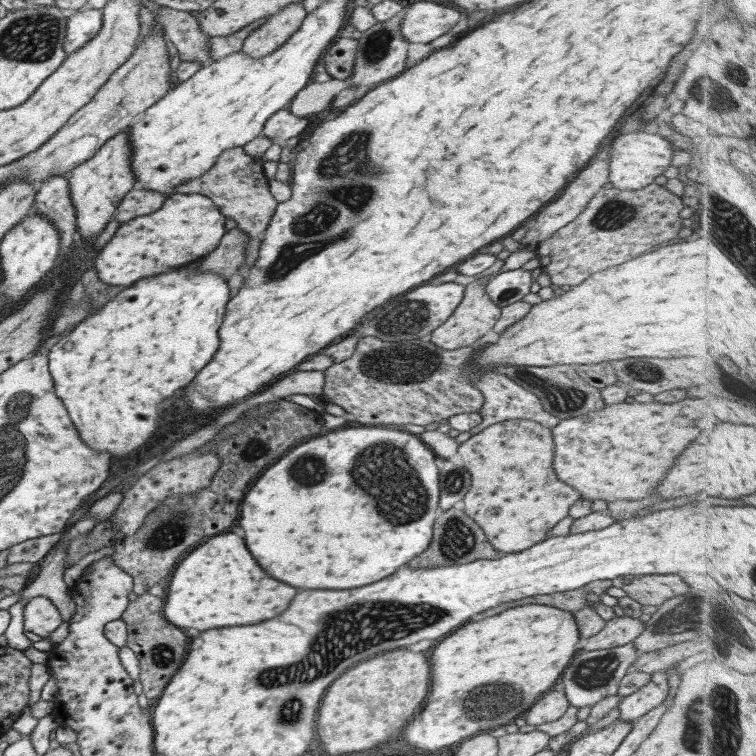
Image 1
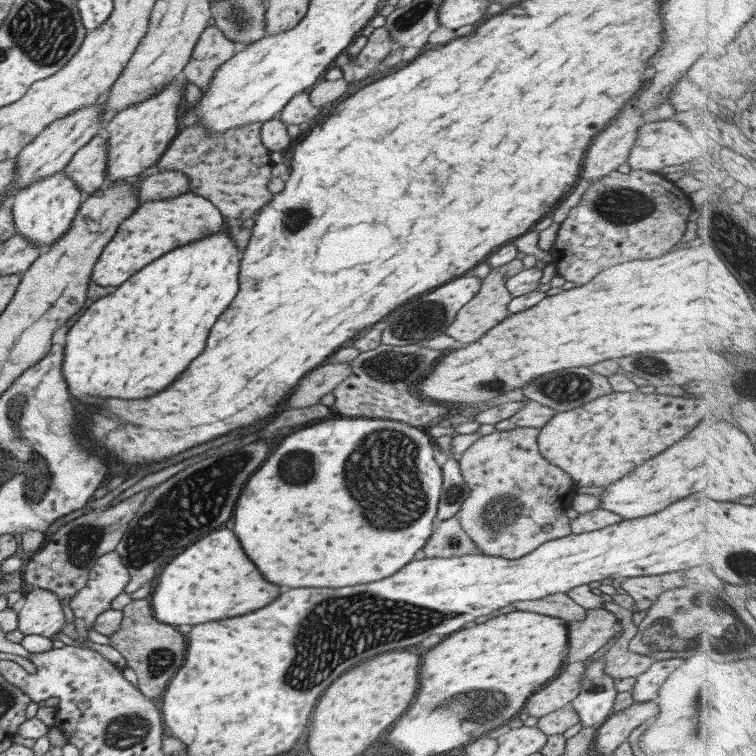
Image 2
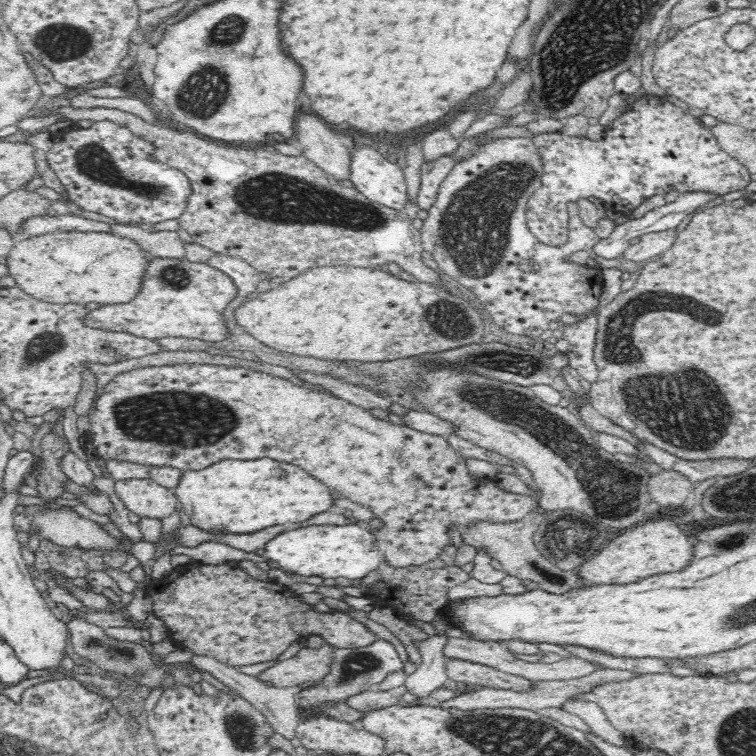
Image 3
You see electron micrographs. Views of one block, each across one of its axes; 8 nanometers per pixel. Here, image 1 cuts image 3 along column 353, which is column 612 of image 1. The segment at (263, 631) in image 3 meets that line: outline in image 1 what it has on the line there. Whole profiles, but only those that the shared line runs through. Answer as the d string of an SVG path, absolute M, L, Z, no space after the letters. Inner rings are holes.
M615 615L606 622L601 632L581 640L579 650L602 650L631 643L644 631L645 623L633 617Z

